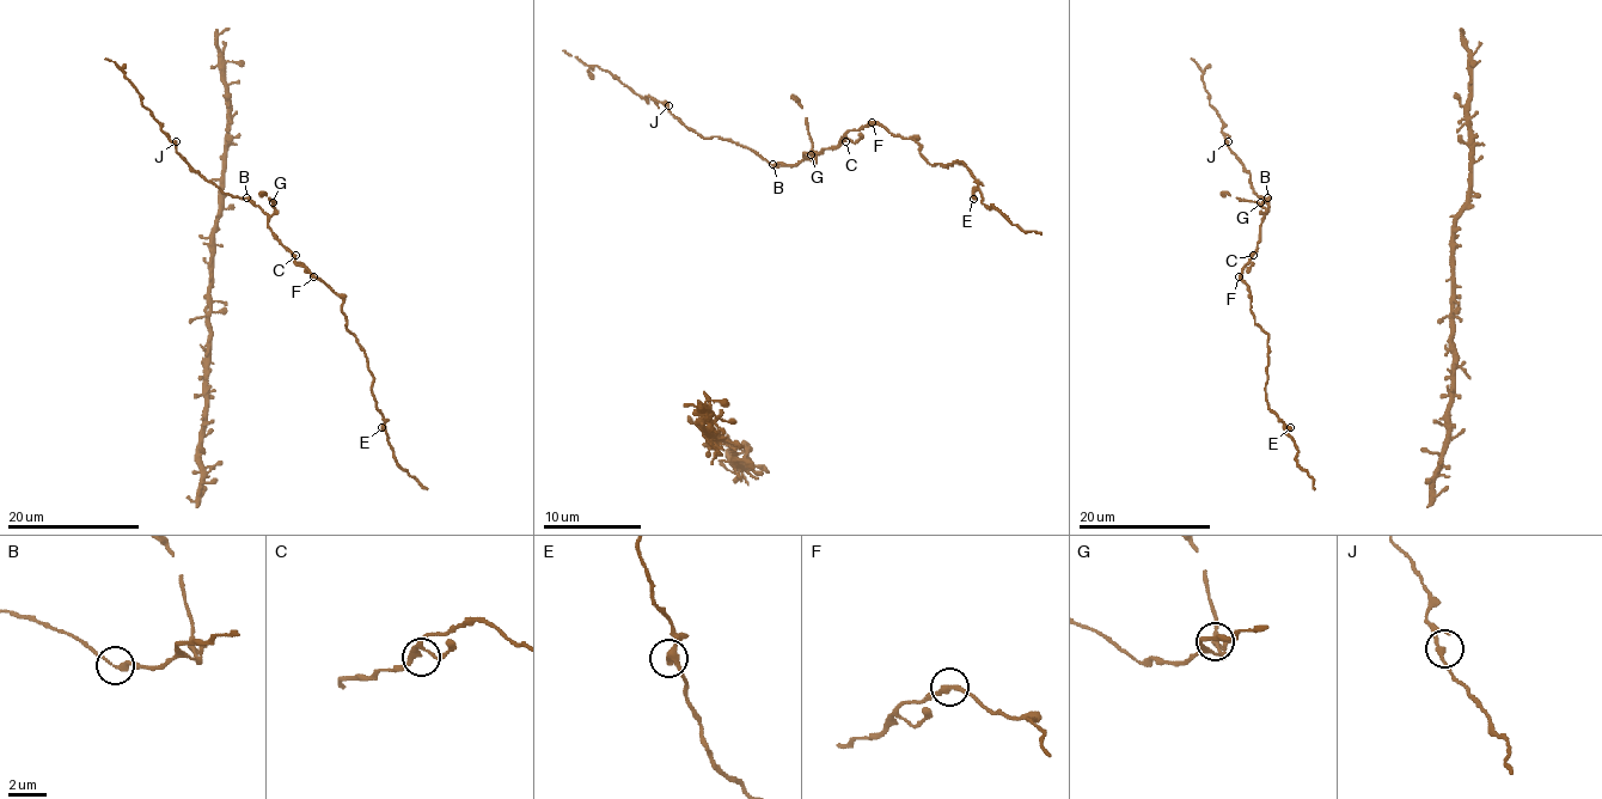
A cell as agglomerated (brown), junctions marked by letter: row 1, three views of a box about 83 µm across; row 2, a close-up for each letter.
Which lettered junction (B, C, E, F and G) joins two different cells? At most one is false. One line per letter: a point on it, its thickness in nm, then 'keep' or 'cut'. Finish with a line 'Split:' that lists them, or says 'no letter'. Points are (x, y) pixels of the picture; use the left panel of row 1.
B: at (246, 197); 240 nm thick; keep
C: at (295, 255); 260 nm thick; keep
E: at (381, 427); 240 nm thick; keep
F: at (313, 276); 240 nm thick; keep
G: at (273, 202); 240 nm thick; keep
Split: no letter

